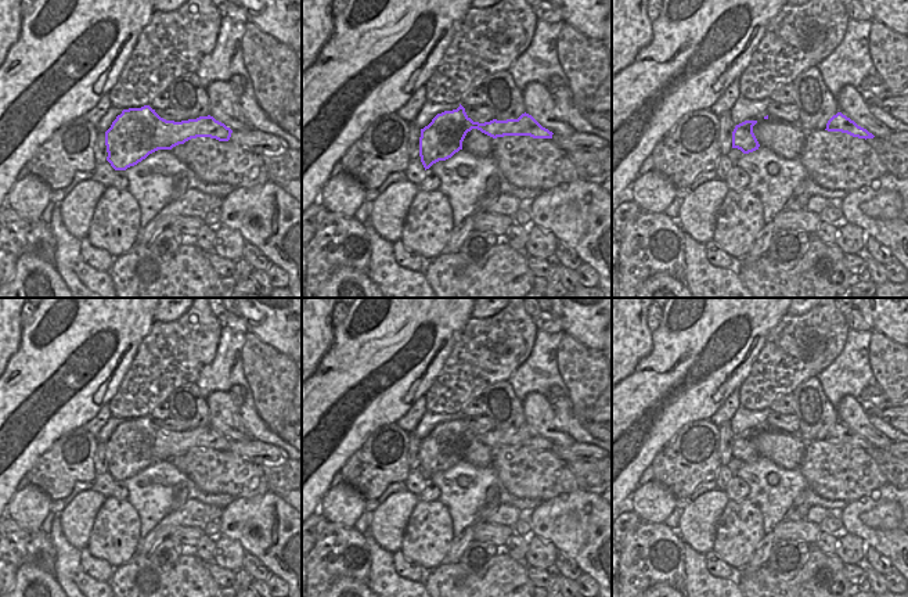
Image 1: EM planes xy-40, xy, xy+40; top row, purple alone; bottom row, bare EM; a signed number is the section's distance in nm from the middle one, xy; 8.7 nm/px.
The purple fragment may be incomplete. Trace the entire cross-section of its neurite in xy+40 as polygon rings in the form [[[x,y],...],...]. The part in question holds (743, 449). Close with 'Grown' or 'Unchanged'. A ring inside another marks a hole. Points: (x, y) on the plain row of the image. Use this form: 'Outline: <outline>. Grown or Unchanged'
Outline: [[[745,431],[735,436],[732,442],[732,458],[741,460],[743,464],[759,460],[760,454],[753,443],[757,431]]]. Unchanged.

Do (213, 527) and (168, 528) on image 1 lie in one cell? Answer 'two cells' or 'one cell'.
two cells

